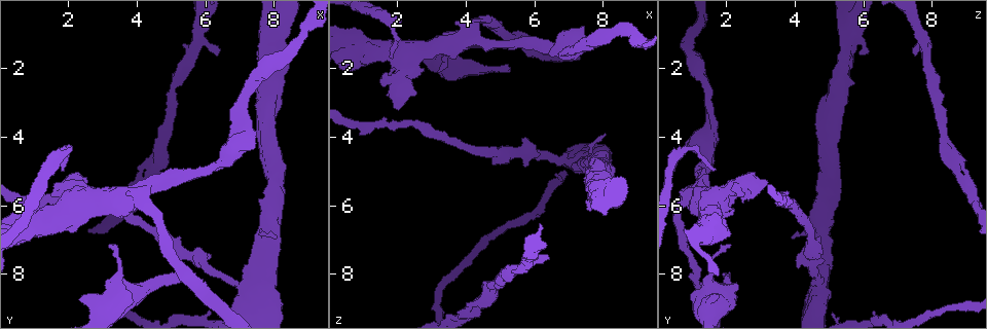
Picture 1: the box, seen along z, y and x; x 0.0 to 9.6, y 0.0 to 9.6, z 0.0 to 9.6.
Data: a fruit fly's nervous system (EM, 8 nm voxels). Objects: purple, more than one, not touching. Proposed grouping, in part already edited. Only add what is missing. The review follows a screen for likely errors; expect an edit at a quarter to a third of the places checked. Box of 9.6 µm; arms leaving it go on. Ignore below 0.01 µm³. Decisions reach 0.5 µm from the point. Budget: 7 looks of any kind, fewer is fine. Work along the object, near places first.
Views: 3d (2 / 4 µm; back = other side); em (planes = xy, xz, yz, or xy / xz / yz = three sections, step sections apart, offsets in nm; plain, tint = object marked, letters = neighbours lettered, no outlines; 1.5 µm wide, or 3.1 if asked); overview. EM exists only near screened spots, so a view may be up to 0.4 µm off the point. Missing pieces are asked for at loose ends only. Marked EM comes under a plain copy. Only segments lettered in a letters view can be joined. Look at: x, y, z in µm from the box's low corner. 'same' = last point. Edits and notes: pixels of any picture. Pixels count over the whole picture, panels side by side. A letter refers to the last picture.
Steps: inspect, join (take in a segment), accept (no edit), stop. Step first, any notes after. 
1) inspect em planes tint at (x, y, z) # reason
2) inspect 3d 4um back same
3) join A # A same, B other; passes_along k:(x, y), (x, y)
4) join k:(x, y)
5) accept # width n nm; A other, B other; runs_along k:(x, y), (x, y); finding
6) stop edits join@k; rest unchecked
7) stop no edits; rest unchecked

inspect 3d 2um at (7.35, 4.30, 0.85) # free end

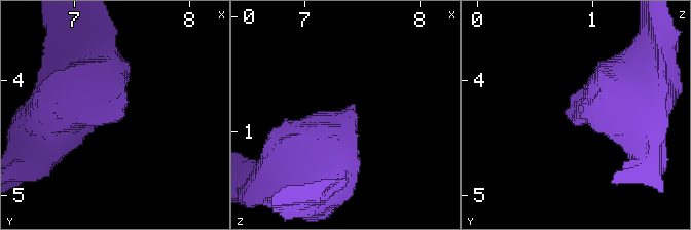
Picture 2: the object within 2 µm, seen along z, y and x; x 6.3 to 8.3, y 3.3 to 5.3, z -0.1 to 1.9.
inspect em planes letters at (7.42, 4.24, 0.84) # need the tissue

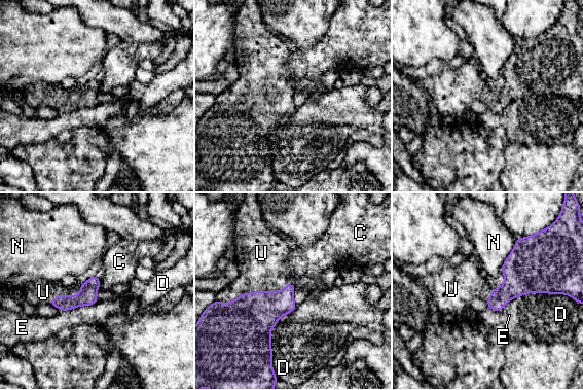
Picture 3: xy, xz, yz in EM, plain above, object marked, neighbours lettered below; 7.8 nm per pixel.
join U # C other, D other, E other, N other, U same; passes_along 3:(249, 319), (263, 291), (262, 263); the cell continues

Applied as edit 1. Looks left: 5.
inspect overview # redraw

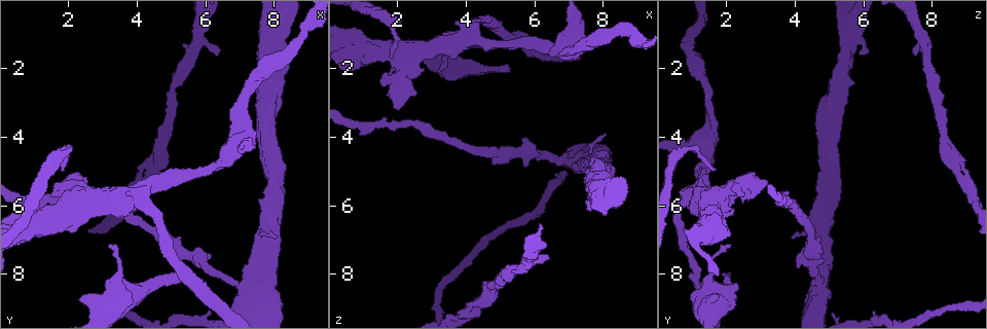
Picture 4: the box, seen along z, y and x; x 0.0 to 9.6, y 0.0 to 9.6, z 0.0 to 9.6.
inspect em xz step 8 letters at (3.25, 7.15, 2.15) # free end

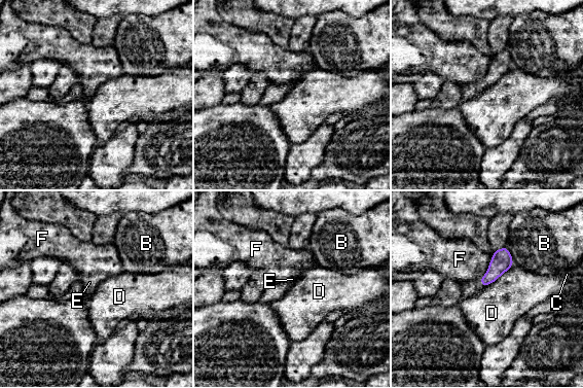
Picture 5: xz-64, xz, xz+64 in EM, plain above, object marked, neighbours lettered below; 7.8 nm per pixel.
accept # width 110 nm; longest_contact D 300 nm; B other, C other, D other, E other, F other; none of them fits

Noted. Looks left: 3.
inspect em planes tint at (8.10, 6.90, 3.90) # free end

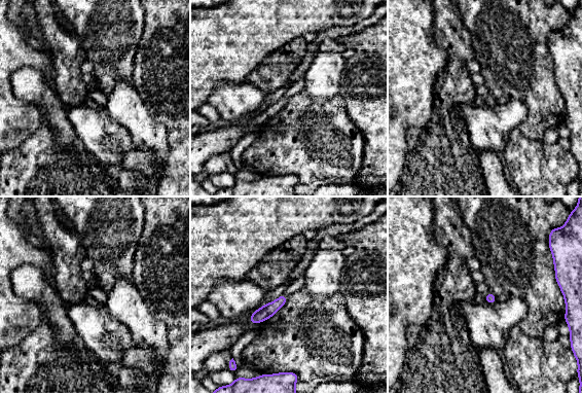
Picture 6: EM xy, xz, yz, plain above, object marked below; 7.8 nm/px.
inspect em planes letters same # what lies round it

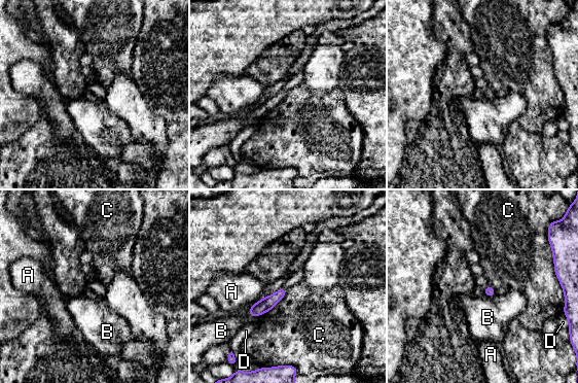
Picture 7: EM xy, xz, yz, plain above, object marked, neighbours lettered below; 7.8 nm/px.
accept # A other, B other, C other, D other; border 7:(287, 290), (271, 309); none of them fits

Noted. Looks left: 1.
stop edits join@3; rest unchecked

